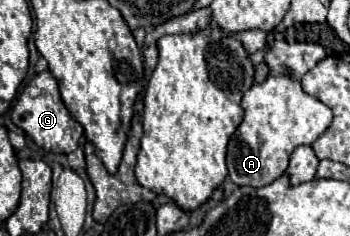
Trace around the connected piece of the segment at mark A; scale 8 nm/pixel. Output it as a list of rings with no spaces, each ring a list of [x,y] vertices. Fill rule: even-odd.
[[[291,72],[269,76],[263,84],[251,86],[241,104],[245,108],[243,122],[227,146],[227,170],[237,186],[271,184],[287,170],[293,150],[301,144],[313,144],[333,122],[331,108],[303,92],[301,82]]]

